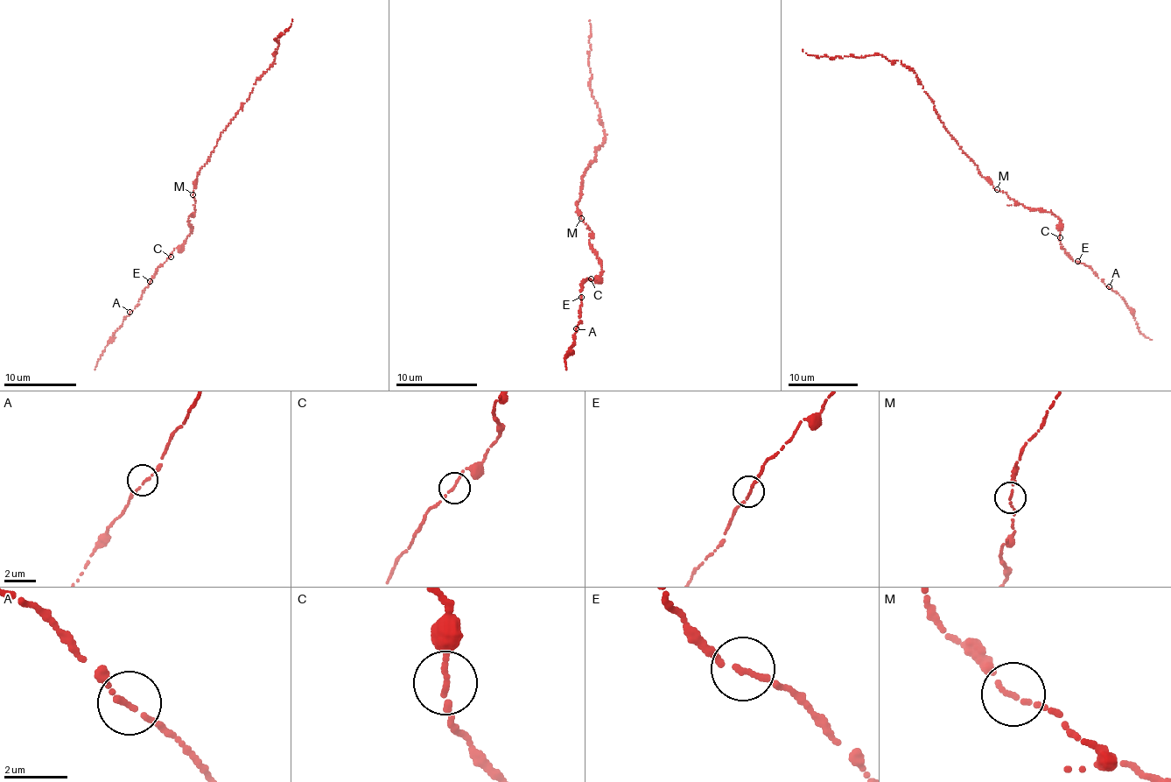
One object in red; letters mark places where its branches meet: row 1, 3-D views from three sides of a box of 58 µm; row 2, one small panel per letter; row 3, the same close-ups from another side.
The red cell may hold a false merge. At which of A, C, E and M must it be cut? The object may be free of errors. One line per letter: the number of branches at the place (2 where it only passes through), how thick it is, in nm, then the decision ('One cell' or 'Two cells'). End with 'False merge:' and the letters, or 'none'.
A: Branches: 2. Thickness 140 nm. One cell
C: Branches: 2. Thickness 150 nm. One cell
E: Branches: 2. Thickness 170 nm. One cell
M: Branches: 2. Thickness 120 nm. One cell
False merge: none

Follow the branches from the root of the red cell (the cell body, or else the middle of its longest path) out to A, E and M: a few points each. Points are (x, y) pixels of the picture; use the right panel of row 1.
A: (984, 177), (995, 189), (1019, 203), (1055, 214), (1065, 250), (1073, 261), (1089, 266), (1109, 286)
E: (984, 177), (995, 189), (1003, 191), (1019, 203), (1055, 214), (1060, 221), (1059, 239), (1073, 261), (1077, 261)
M: (984, 177), (997, 190)

